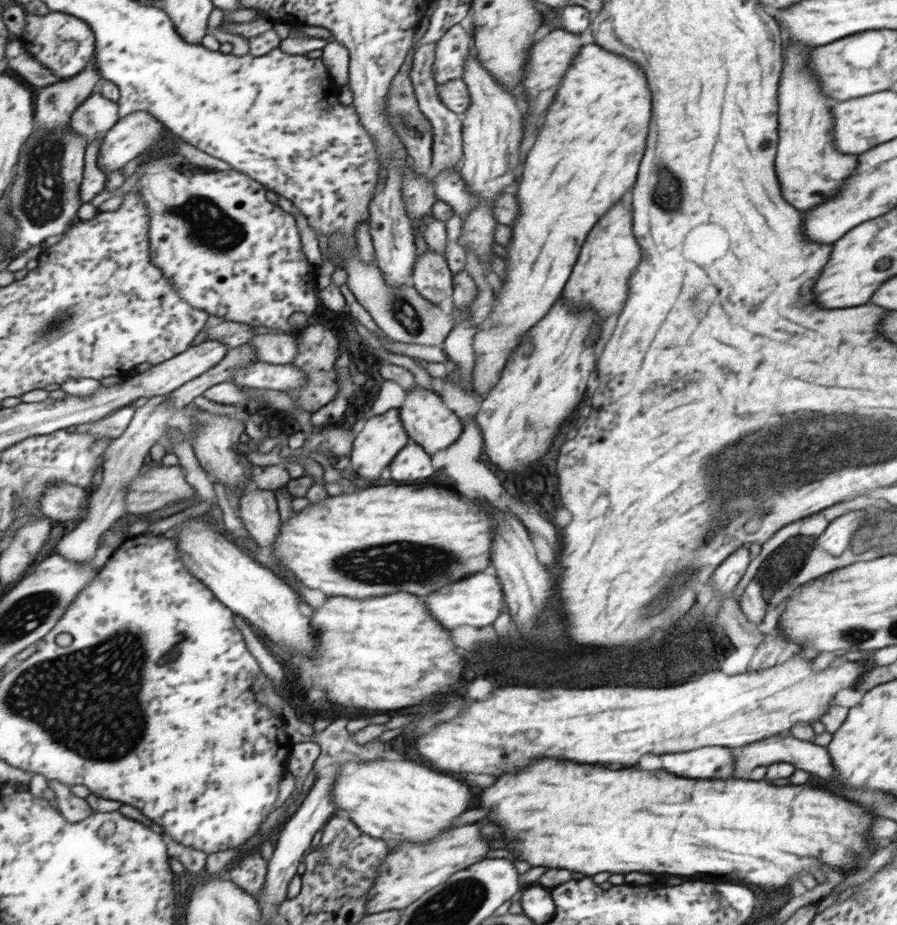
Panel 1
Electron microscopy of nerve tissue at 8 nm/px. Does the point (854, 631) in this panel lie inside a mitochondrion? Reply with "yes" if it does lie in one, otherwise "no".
yes

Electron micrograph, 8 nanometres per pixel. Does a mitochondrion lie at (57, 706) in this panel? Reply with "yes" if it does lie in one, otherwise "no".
yes

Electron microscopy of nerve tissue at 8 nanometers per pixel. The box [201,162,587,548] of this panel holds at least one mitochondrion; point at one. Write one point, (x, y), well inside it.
(403, 313)

